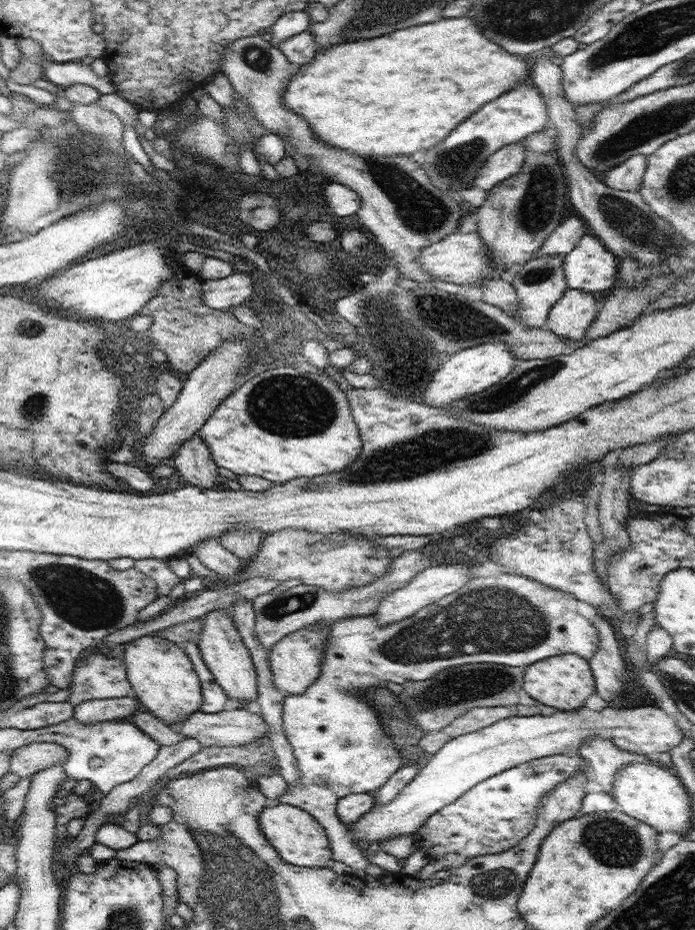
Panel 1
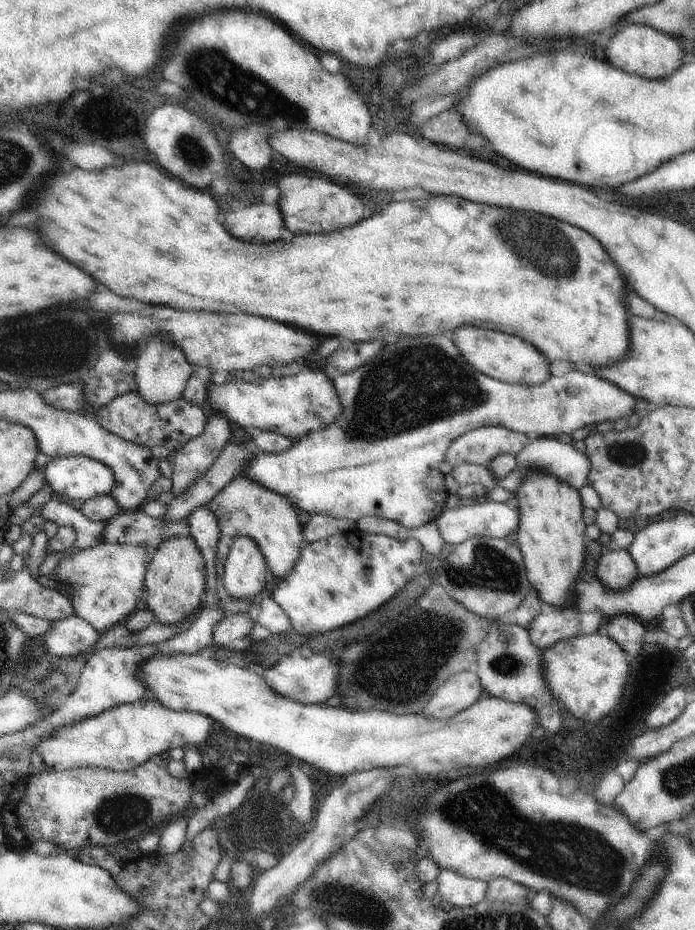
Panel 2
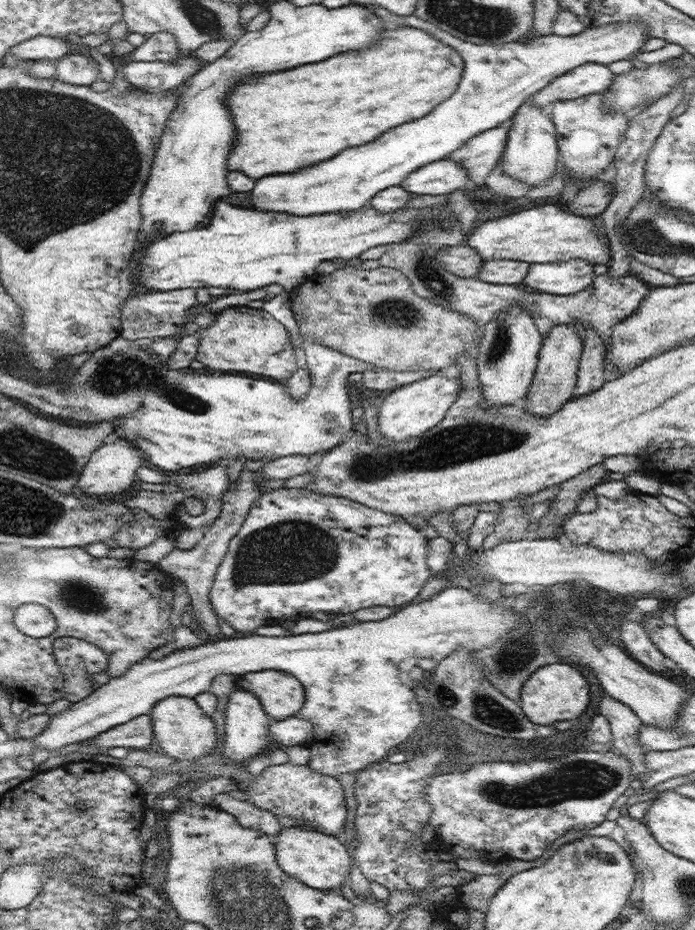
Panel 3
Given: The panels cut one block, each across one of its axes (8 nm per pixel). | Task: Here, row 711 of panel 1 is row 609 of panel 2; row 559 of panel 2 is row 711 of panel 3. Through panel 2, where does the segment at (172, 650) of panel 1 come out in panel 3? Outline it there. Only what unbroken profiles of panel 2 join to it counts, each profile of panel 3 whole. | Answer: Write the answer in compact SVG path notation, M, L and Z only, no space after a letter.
M168 696L154 704L150 714L154 738L162 750L175 760L200 760L216 750L218 733L216 725L198 703L184 696Z

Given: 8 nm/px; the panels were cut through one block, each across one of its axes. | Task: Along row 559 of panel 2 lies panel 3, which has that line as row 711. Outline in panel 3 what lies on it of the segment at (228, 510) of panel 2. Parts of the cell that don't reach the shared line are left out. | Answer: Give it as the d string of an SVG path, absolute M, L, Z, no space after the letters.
M264 670L234 677L236 685L258 696L262 708L272 721L294 716L300 712L306 700L302 683L284 671Z

